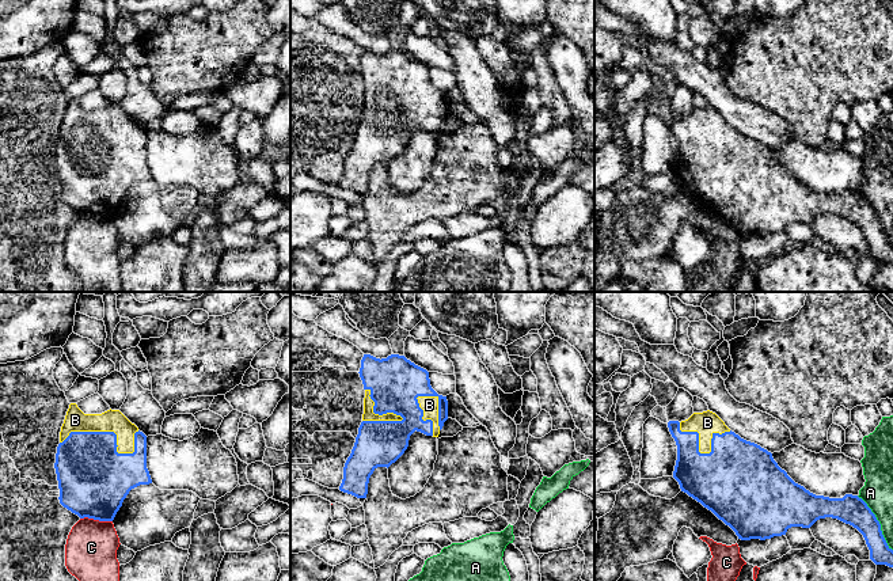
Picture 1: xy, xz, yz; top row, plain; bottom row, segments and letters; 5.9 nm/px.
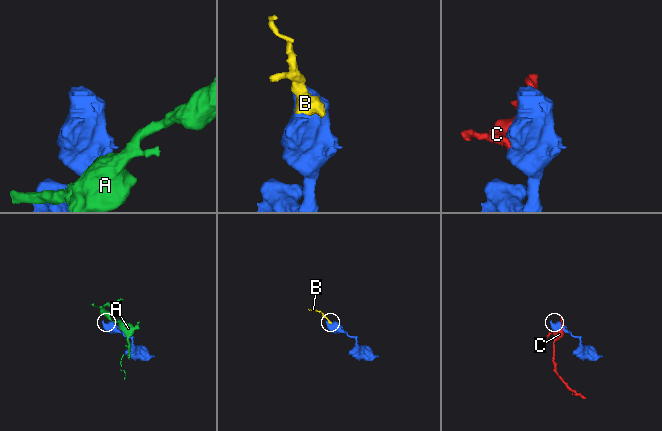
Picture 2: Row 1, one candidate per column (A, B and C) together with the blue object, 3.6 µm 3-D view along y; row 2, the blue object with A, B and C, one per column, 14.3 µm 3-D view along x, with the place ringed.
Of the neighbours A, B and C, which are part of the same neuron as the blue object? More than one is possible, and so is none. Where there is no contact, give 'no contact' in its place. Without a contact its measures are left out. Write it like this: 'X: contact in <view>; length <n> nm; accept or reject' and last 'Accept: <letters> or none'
A: contact in yz; length 380 nm; reject
B: contact in xy; length 480 nm; accept
C: contact in xy; length 190 nm; reject
Accept: B

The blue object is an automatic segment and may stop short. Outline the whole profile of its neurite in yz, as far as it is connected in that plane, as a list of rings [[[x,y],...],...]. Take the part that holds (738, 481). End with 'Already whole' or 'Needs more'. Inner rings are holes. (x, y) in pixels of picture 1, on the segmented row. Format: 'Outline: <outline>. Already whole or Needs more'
Outline: [[[712,411],[694,413],[685,421],[669,421],[669,432],[677,445],[673,478],[681,491],[711,510],[729,525],[738,539],[771,539],[786,535],[791,527],[810,528],[817,520],[832,517],[856,528],[875,565],[893,567],[893,550],[888,546],[881,524],[858,495],[843,498],[816,495],[795,483],[774,460],[772,453],[732,432]]]. Needs more

